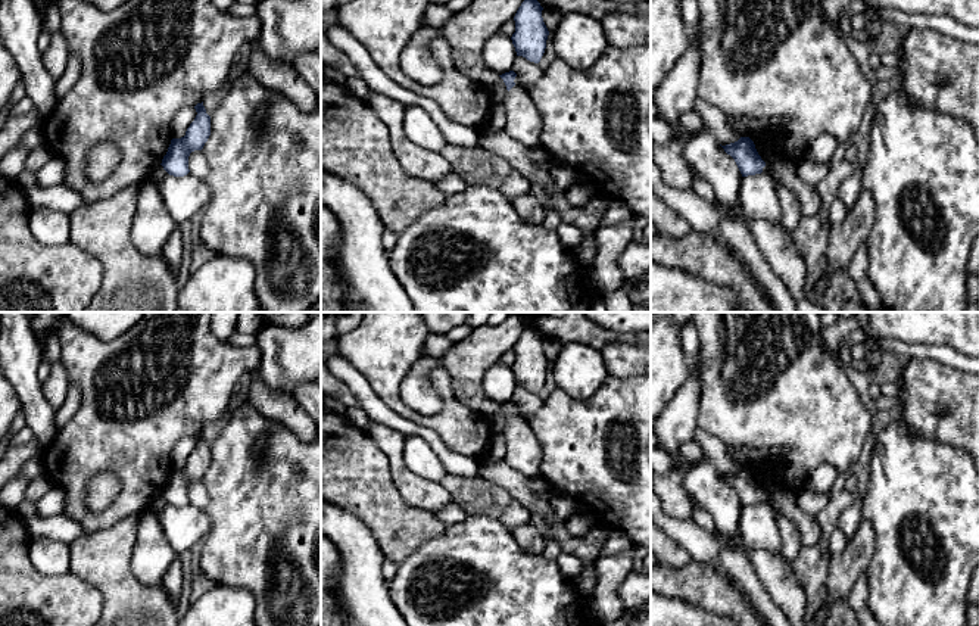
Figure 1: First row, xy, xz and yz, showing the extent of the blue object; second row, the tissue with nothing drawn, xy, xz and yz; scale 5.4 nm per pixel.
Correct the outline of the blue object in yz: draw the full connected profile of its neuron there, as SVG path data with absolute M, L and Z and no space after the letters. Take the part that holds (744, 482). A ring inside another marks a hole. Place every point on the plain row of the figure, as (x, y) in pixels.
M741 467L738 471L721 477L735 489L742 507L766 502L774 510L782 536L782 554L788 560L795 560L802 548L799 530L791 518L777 511L774 496L761 489L754 471L749 467Z

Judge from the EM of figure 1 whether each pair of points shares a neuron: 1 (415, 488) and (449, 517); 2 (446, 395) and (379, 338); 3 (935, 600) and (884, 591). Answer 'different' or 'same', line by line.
1: different
2: same
3: same

